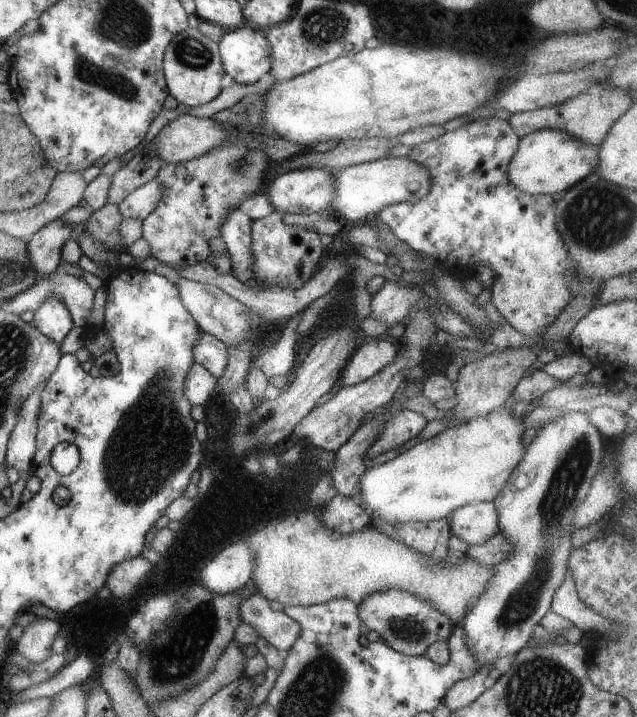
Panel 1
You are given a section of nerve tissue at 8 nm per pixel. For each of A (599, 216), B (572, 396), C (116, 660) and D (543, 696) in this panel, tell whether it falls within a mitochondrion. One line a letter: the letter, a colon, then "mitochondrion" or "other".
A: mitochondrion
B: other
C: other
D: mitochondrion

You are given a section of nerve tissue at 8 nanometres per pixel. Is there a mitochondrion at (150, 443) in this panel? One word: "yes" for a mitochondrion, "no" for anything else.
yes

